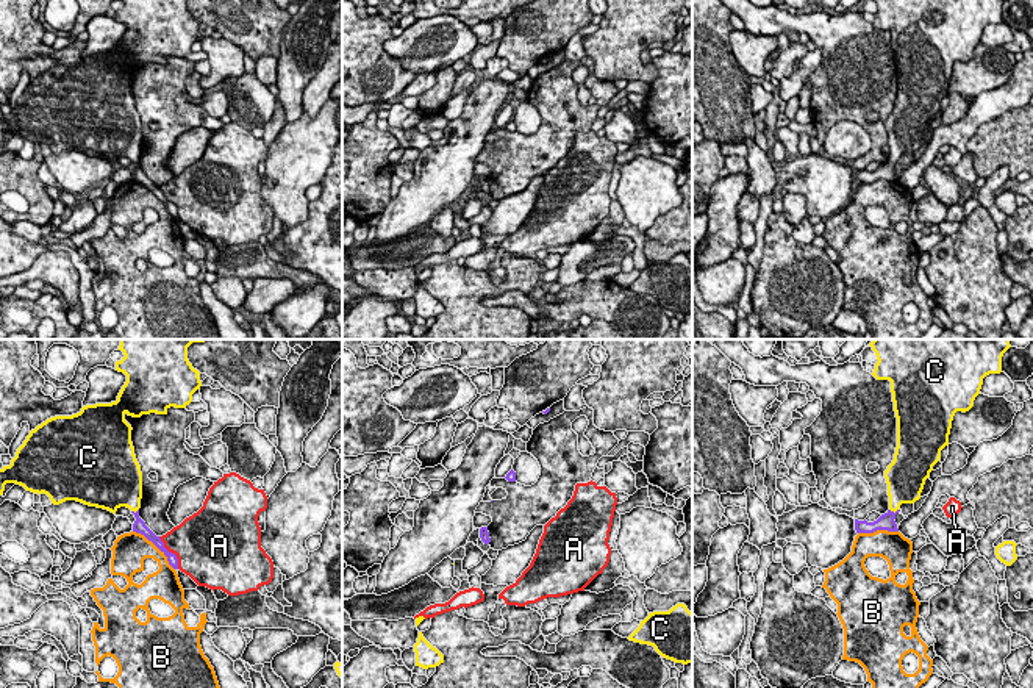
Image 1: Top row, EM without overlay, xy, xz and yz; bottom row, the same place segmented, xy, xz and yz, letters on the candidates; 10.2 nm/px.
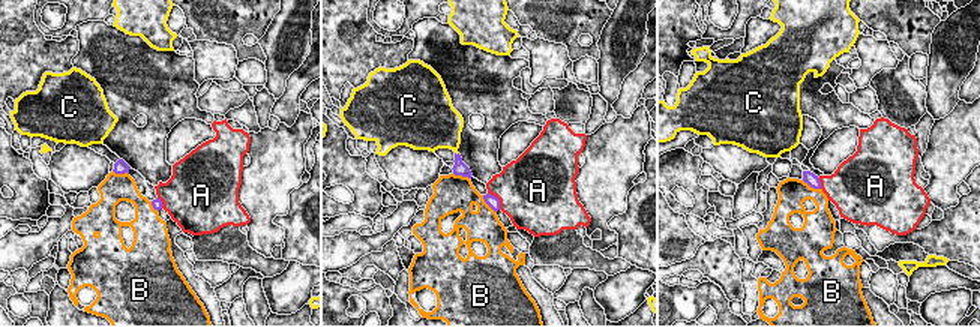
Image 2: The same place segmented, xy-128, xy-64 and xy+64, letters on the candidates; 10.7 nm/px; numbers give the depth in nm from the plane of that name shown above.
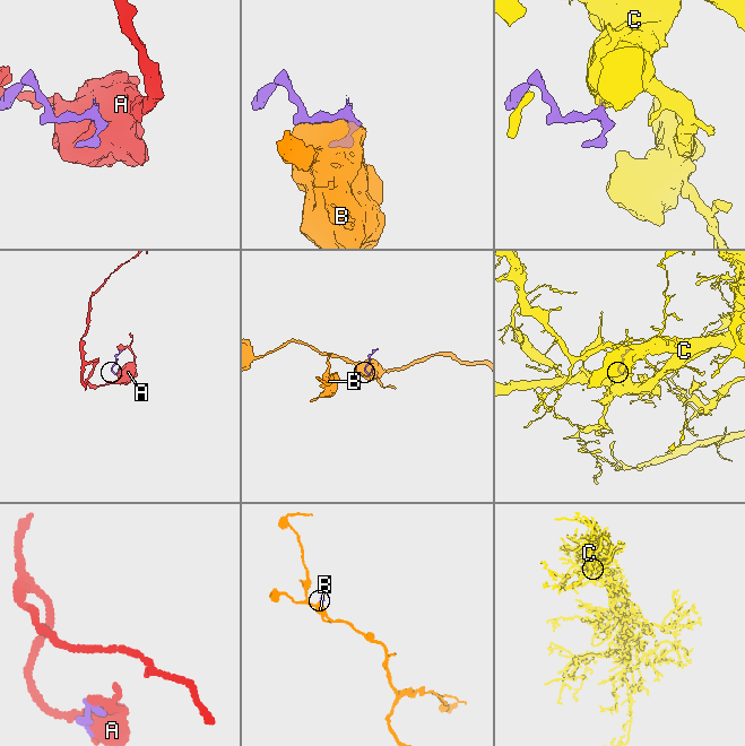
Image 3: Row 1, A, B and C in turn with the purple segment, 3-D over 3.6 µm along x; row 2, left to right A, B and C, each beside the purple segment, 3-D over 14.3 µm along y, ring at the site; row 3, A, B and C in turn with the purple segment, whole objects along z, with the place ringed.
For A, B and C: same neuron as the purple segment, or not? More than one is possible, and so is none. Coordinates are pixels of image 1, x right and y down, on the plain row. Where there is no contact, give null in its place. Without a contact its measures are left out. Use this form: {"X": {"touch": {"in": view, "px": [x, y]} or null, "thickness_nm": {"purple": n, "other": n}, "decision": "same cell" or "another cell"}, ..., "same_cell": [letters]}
{"A": {"touch": {"in": "xy", "px": [171, 202]}, "thickness_nm": {"purple": 100, "other": 440}, "decision": "another cell"}, "B": {"touch": {"in": "xy", "px": [157, 196]}, "thickness_nm": {"purple": 120, "other": 320}, "decision": "another cell"}, "C": {"touch": {"in": "yz", "px": [893, 161]}, "thickness_nm": {"purple": 160, "other": 280}, "decision": "same cell"}, "same_cell": ["C"]}

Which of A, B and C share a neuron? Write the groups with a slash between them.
A / B / C

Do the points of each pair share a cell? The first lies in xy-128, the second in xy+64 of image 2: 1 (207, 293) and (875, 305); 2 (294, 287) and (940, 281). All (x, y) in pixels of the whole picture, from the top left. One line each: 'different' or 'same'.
1: same
2: different

